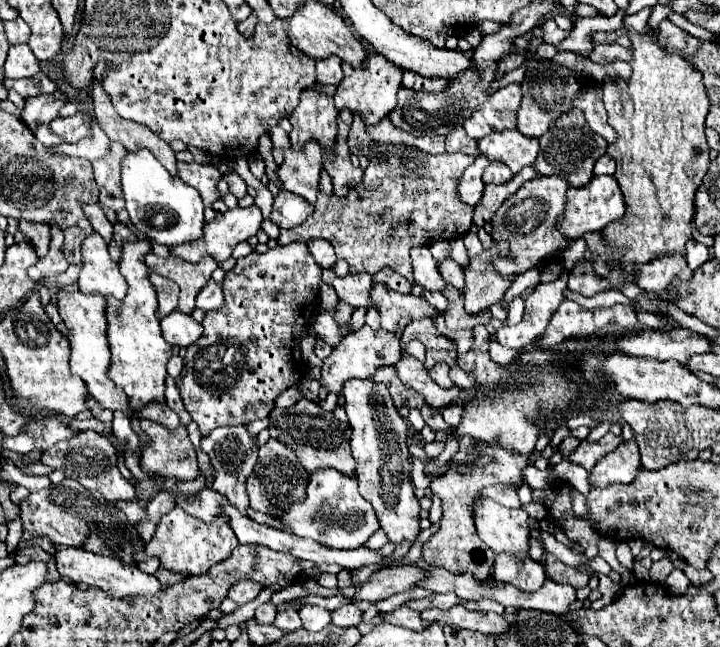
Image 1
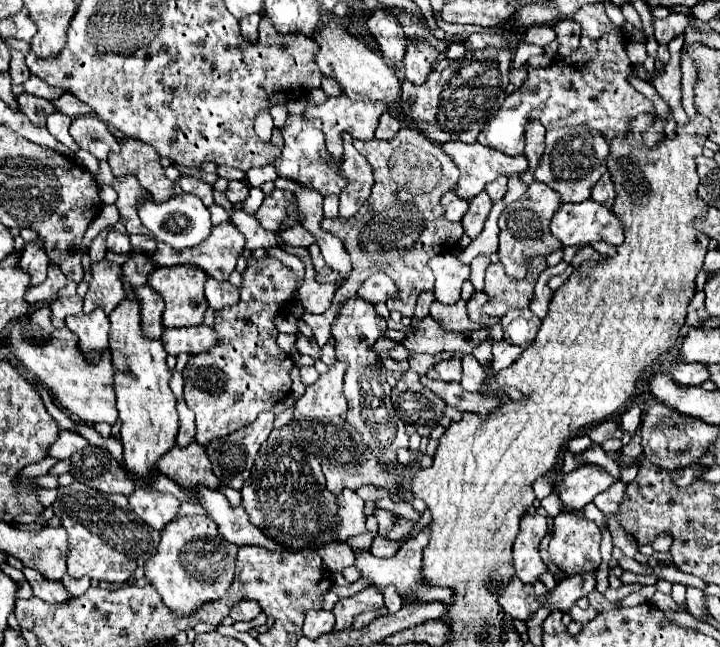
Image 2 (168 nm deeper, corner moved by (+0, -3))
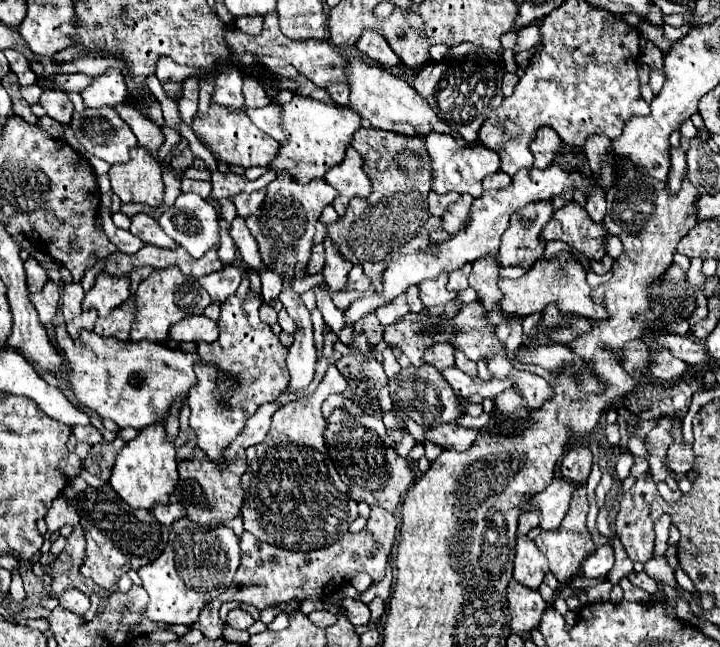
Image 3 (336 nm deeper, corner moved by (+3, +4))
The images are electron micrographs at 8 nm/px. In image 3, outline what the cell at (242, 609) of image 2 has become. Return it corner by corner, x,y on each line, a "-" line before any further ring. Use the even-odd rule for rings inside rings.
233,608
227,614
227,624
233,626
233,628
237,628
237,630
247,630
253,622
255,622
253,616
247,610
243,610
243,608

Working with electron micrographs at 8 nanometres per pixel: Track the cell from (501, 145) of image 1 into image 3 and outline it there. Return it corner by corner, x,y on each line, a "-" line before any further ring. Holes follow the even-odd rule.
431,132
425,138
425,148
431,156
433,162
433,190
439,194
447,194
447,192
457,192
457,194
471,194
473,198
479,198
483,194
481,188
481,180
499,170
499,154
483,144
475,144
475,146
459,146
459,142
451,136
451,134
439,134
439,132

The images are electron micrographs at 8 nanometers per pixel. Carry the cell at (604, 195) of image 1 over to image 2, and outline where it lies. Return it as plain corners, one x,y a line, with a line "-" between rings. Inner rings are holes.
592,199
562,205
550,223
550,231
562,245
592,245
604,241
618,247
624,239
622,223
618,223
616,215

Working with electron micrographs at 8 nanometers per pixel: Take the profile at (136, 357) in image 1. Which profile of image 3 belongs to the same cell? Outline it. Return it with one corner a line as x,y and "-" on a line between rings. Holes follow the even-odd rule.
167,422
151,424
151,428
141,428
139,434
127,442
127,446
119,452
109,484
113,490
129,502
133,508
153,508
157,502
167,502
173,494
175,480
179,478
177,460
173,440
167,436

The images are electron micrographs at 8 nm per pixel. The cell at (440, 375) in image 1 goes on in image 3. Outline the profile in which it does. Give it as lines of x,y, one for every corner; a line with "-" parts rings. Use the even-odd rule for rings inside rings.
433,344
427,348
423,360
431,366
435,366
439,372
445,370
447,366
453,366
455,364
455,356
453,356
453,346
449,344

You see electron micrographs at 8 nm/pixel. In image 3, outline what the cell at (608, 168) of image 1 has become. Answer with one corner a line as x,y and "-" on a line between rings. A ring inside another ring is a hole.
591,192
591,196
587,196
587,204
585,204
589,216
595,222
603,222
605,216
605,192

